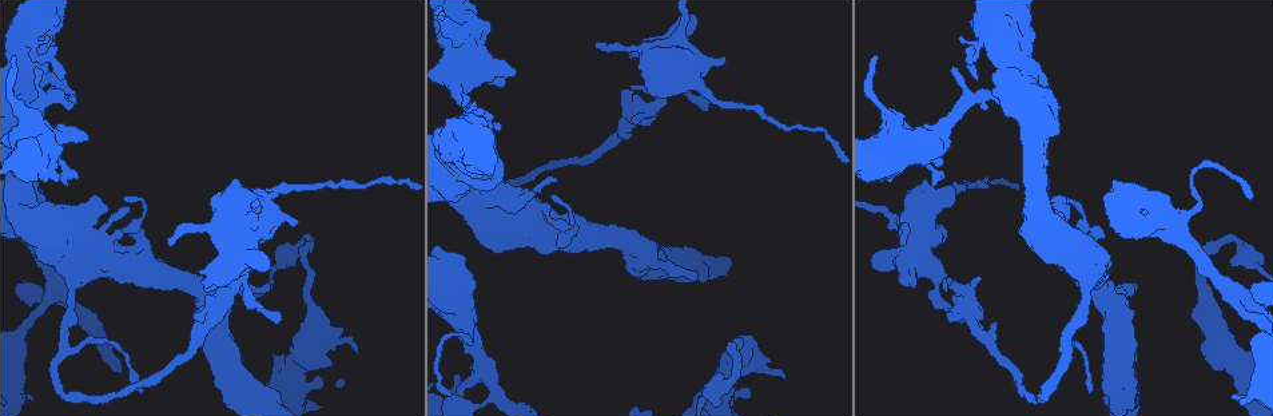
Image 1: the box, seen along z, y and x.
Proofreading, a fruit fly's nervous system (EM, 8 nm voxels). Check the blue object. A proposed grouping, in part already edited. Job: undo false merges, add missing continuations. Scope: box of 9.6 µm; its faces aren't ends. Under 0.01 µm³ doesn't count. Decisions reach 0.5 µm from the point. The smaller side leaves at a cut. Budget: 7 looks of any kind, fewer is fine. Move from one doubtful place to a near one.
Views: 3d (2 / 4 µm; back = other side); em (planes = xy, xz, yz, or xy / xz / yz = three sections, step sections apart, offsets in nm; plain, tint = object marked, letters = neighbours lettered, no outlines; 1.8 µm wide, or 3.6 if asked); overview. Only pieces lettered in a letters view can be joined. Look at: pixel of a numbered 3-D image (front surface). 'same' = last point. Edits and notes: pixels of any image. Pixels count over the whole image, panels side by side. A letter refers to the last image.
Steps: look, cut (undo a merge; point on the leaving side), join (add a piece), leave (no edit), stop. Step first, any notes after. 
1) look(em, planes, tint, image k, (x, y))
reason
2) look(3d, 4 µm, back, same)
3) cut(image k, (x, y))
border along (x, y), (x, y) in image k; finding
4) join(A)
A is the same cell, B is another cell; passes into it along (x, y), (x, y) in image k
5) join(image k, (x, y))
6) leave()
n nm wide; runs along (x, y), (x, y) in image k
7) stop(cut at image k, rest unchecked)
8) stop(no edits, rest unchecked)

look(em, xy, step 8, tint, image 1, (1033, 73))
four arms meet

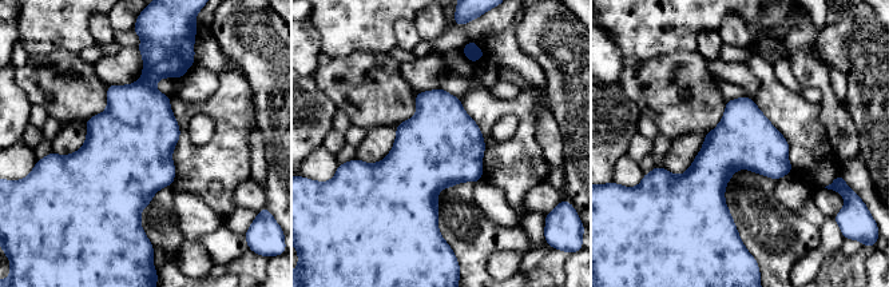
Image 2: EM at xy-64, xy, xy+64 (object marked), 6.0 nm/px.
look(em, planes, letters, same)

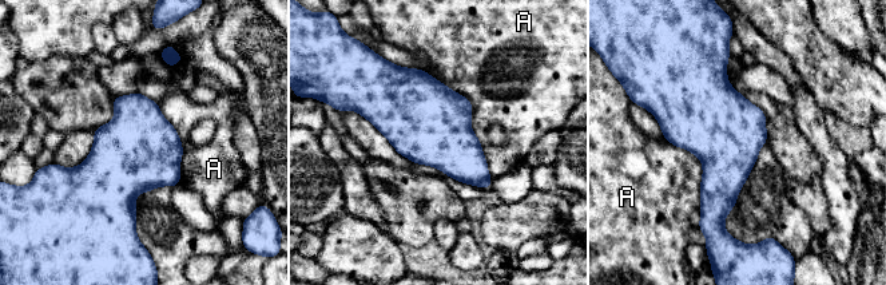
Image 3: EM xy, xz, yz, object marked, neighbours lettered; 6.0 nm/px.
leave()
A is another cell; border along (422, 70), (471, 103), (492, 179) in image 3; continuous, no second neuron

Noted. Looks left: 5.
look(em, 3.6 µm, xz, step 8, tint, image 1, (102, 229))
thick turns thin

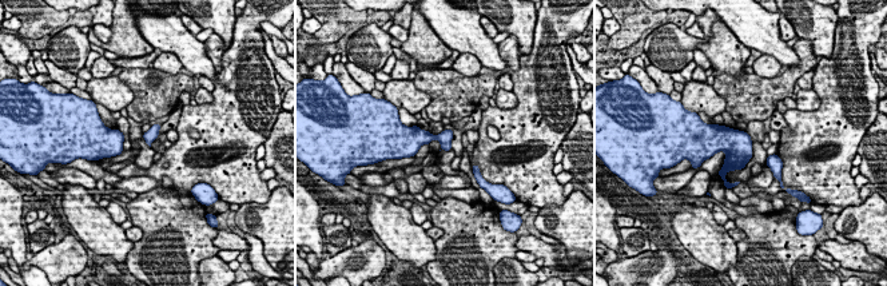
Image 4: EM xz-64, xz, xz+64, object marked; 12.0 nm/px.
look(em, 3.6 µm, planes, letters, same)

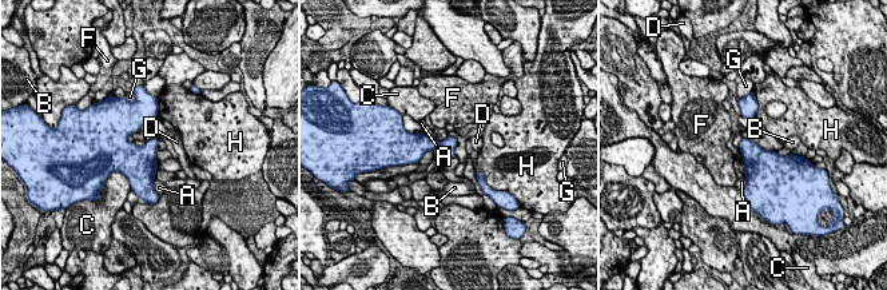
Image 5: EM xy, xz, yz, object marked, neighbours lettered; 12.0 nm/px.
leave()
C touches over 320 nm; A, B, C, D, F, G and H are other cells; all the same neuron

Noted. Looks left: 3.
look(em, 3.6 µm, planes, tint, image 1, (453, 78))

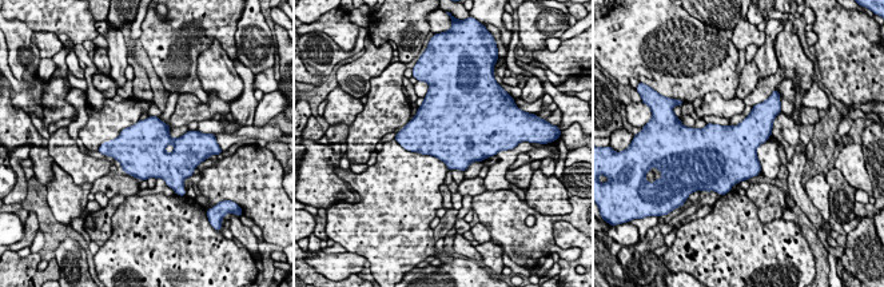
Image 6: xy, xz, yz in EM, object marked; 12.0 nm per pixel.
look(em, 3.6 µm, planes, letters, same)

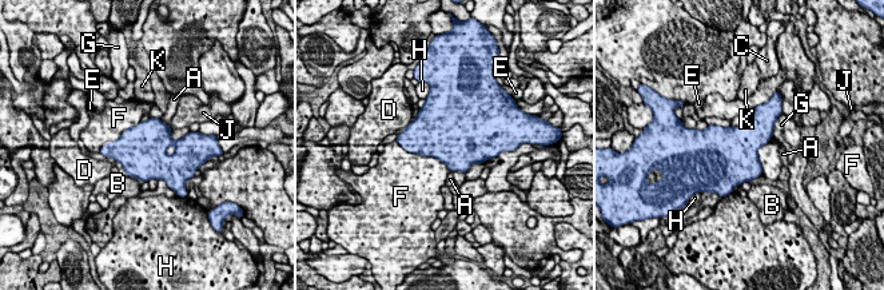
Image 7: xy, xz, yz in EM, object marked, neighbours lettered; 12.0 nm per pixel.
leave()
600 nm wide; A, B, C, D, E, F, G, H, J and K are other cells; continuous, no second neuron

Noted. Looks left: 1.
stop(no edits, rest unchecked)

